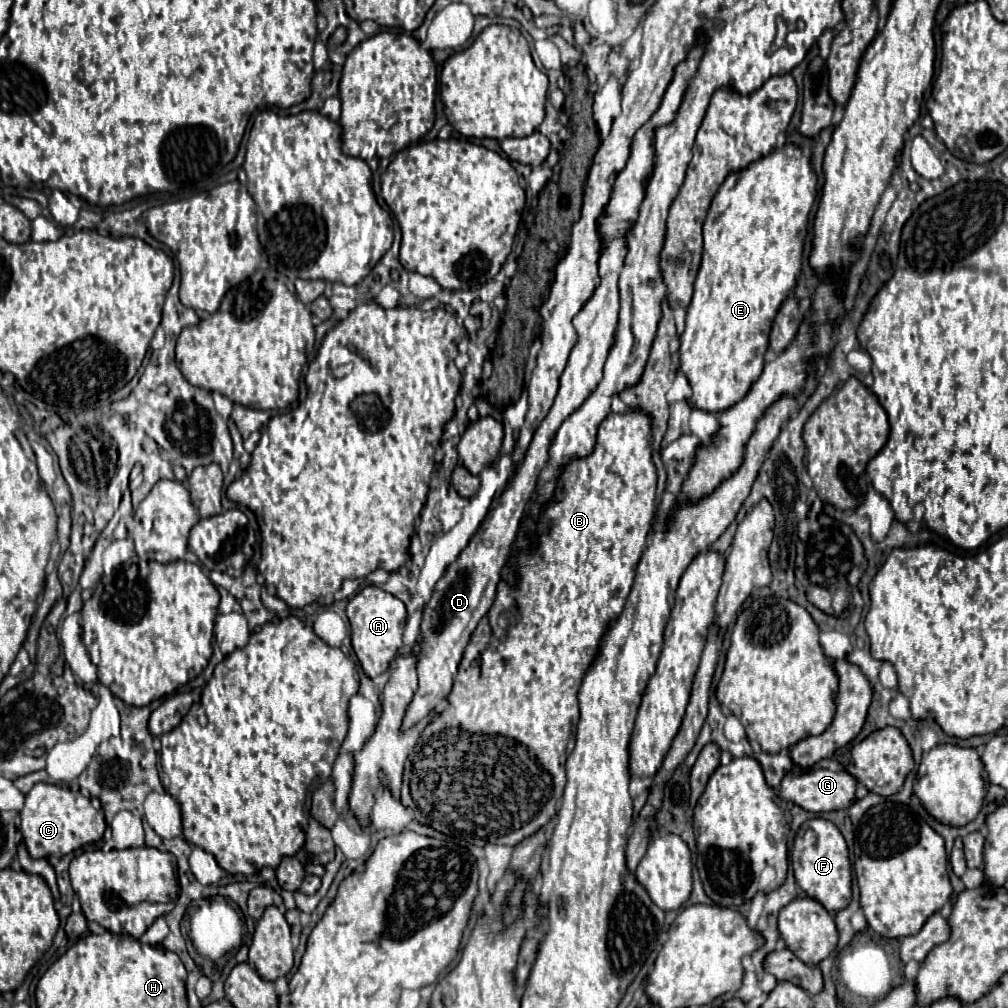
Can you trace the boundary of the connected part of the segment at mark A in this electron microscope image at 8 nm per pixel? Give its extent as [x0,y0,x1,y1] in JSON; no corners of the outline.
[346,586,406,678]

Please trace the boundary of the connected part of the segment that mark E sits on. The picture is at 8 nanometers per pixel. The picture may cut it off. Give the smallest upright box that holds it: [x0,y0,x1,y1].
[680,144,816,412]

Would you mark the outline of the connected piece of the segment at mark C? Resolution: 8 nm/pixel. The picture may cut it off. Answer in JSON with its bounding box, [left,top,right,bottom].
[20,782,106,858]

